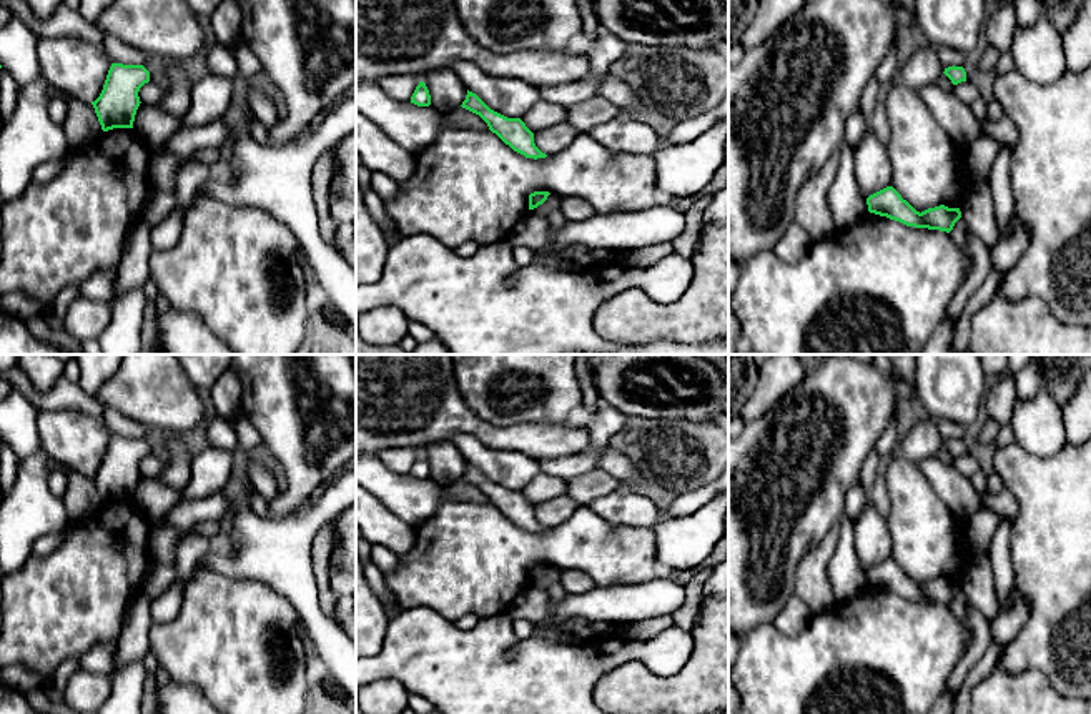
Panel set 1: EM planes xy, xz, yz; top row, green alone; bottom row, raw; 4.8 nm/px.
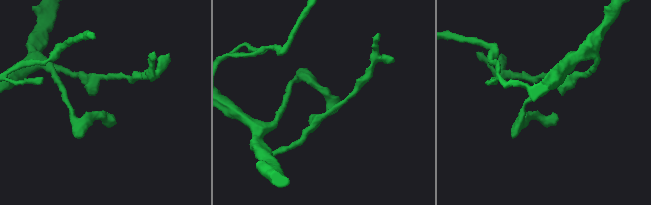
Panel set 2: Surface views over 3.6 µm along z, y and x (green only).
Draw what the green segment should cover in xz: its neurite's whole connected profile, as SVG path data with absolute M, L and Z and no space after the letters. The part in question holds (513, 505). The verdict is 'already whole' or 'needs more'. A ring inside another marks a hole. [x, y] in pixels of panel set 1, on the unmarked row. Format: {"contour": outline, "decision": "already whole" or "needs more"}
{"contour": "M469 463L461 479L479 488L487 496L489 503L514 524L534 533L547 529L536 519L534 506L521 491L507 491L491 483L476 466Z", "decision": "already whole"}

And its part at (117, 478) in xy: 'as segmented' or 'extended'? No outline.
as segmented

